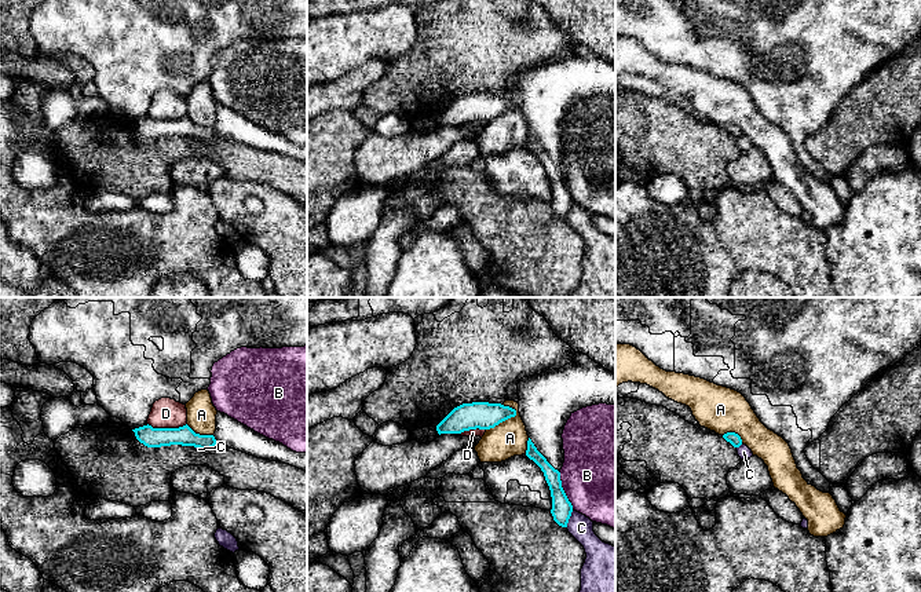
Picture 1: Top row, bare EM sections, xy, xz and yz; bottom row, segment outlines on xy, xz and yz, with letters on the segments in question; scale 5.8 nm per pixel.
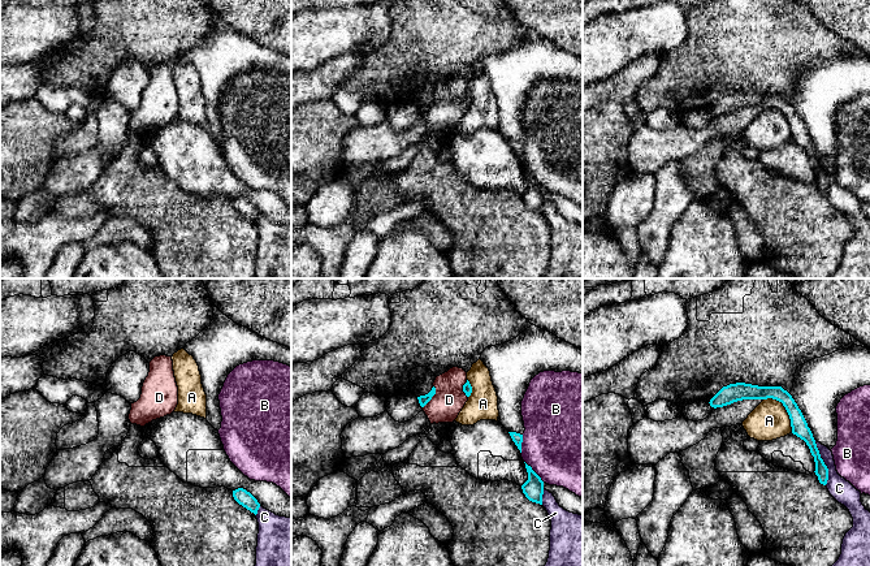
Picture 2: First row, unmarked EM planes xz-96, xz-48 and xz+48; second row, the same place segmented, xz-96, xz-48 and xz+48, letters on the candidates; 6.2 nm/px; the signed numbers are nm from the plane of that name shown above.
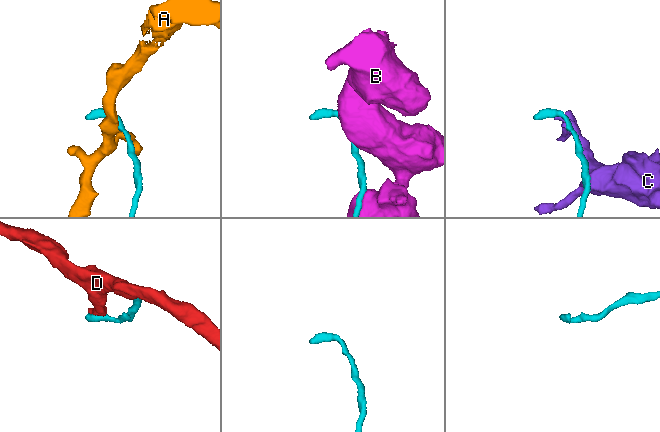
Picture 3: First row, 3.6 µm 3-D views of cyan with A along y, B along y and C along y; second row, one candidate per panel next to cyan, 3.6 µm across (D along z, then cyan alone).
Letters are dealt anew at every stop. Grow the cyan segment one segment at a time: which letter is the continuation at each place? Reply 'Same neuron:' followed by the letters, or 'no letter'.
Same neuron: no letter

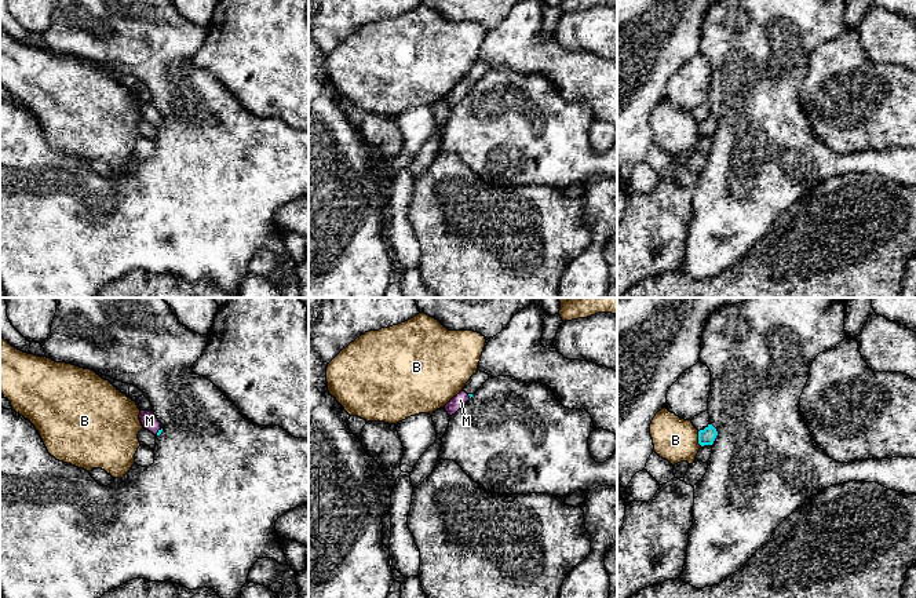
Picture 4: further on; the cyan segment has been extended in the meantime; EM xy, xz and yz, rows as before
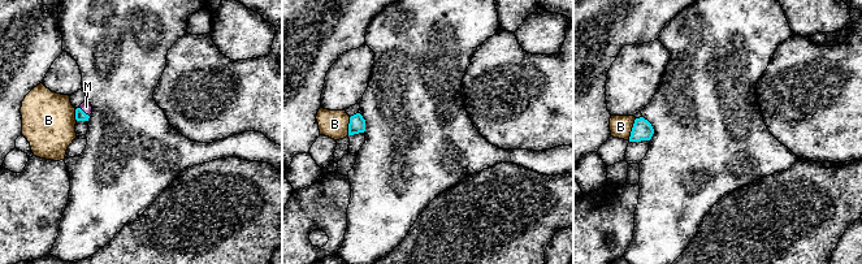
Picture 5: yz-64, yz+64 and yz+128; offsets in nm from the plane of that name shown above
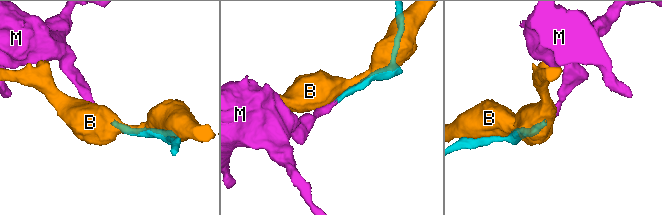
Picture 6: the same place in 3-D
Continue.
Same neuron: M

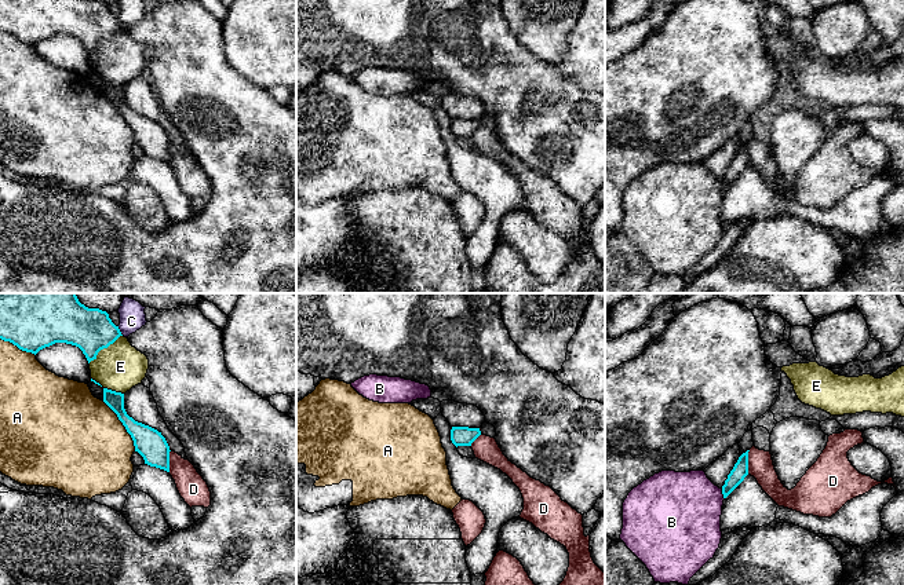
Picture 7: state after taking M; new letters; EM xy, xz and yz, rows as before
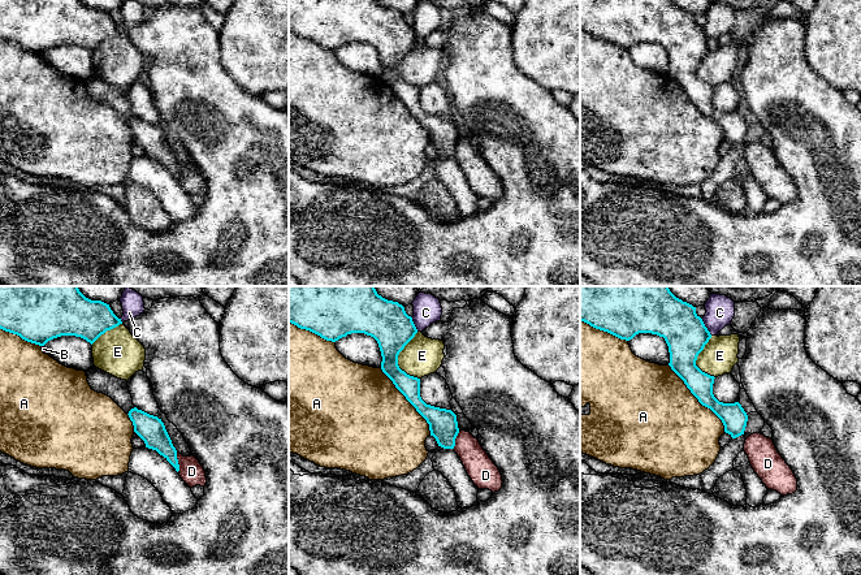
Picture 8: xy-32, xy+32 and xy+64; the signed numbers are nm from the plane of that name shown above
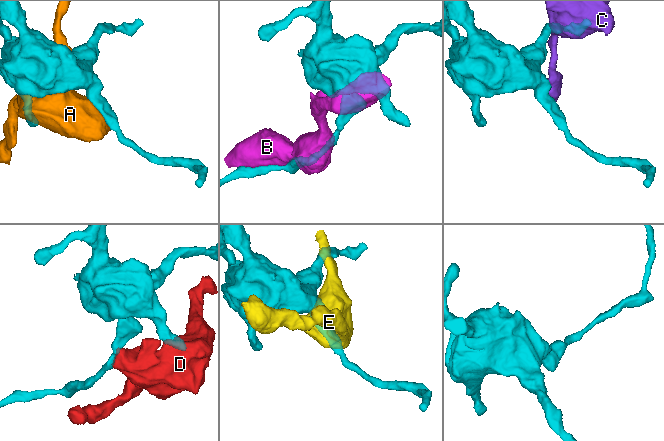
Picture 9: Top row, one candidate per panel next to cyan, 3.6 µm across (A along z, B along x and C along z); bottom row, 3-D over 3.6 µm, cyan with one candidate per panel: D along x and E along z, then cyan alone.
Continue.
Same neuron: no letter

